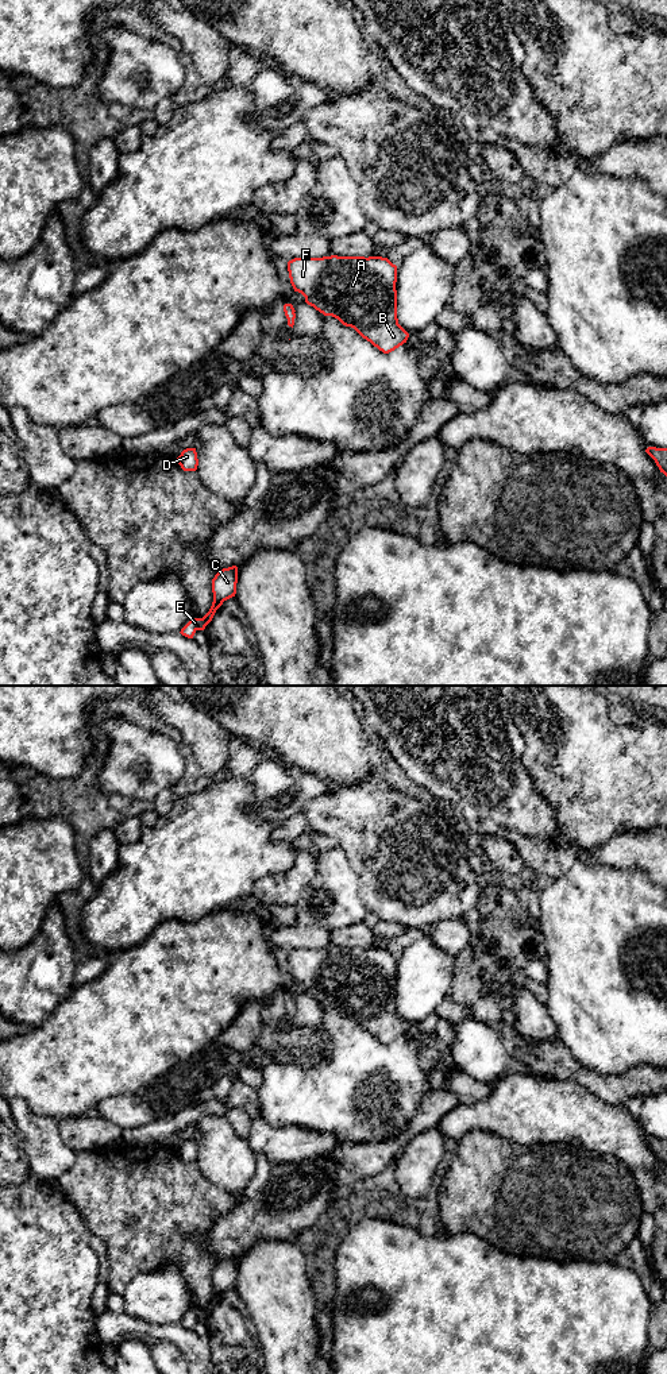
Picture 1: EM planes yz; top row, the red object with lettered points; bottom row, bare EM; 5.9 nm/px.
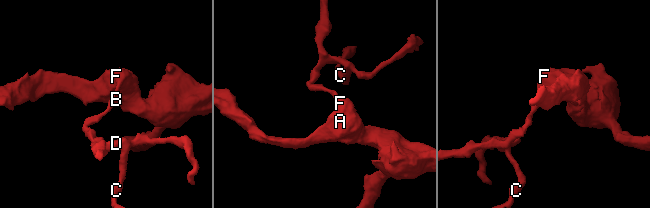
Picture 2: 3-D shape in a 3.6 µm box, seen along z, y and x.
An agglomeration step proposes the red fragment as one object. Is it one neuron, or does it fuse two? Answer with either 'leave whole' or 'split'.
leave whole

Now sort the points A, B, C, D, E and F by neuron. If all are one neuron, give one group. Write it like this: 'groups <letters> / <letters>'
groups A B C D E F

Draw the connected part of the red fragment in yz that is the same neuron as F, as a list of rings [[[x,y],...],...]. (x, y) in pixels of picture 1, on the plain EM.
[[[323,947],[294,949],[288,953],[290,974],[294,983],[305,988],[305,993],[324,1007],[338,1010],[343,1016],[354,1019],[363,1030],[370,1033],[383,1045],[389,1045],[406,1034],[409,1024],[398,1015],[397,1010],[397,957],[382,947]]]

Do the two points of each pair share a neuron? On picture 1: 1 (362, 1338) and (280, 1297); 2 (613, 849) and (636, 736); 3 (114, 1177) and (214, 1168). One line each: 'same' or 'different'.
1: different
2: different
3: different

